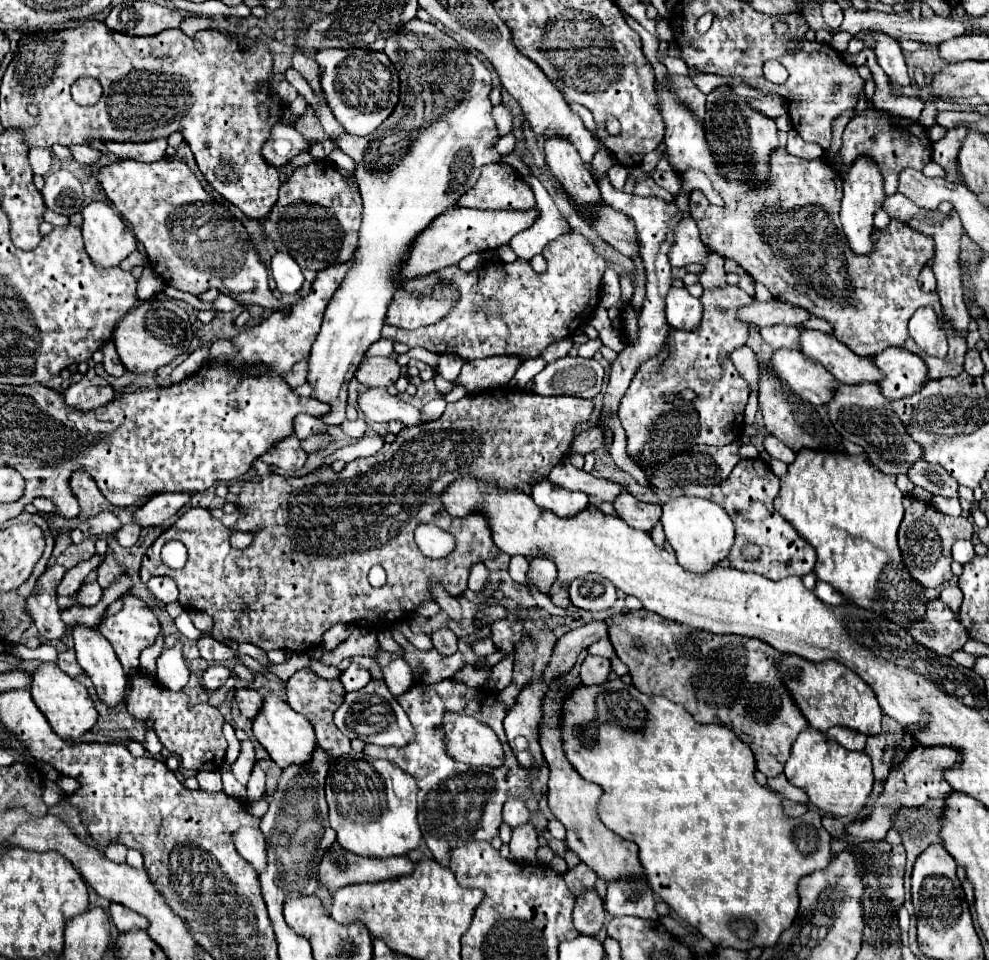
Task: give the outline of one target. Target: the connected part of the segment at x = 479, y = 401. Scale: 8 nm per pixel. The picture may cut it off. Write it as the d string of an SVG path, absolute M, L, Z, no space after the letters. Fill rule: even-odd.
M497 388L497 390L489 390L489 392L479 392L479 394L469 394L465 396L463 400L455 402L455 404L447 404L447 410L445 414L435 420L435 422L429 422L429 424L421 424L421 426L409 426L405 430L401 430L401 434L397 434L395 442L393 444L385 444L375 456L369 456L369 458L355 458L353 462L347 462L345 468L335 474L331 468L321 468L321 470L315 470L303 478L285 478L281 474L275 474L275 472L269 472L267 476L261 476L259 480L253 480L253 482L245 482L241 492L239 492L239 500L237 500L237 510L241 512L235 528L225 528L219 519L211 518L209 510L205 508L189 508L169 530L165 530L147 550L145 558L143 558L143 564L141 564L141 580L143 582L149 582L149 578L153 576L169 576L175 580L175 584L179 586L179 602L183 608L195 608L199 612L207 612L211 618L213 618L213 630L211 630L211 636L223 644L227 642L251 642L263 650L293 650L293 652L303 652L303 650L309 650L309 648L315 648L321 644L323 640L323 634L335 626L335 624L353 624L353 626L367 626L371 630L387 630L391 626L395 626L395 622L399 622L399 618L405 618L407 614L415 612L419 608L421 602L429 602L431 600L431 592L429 592L429 578L437 578L441 580L441 584L445 586L445 590L451 594L451 596L461 596L465 590L467 590L467 578L469 578L469 570L473 564L477 562L485 562L485 560L493 560L497 558L497 552L499 548L493 544L491 540L491 530L489 530L489 524L487 520L481 516L481 514L469 514L465 518L451 518L443 504L441 504L441 494L443 490L455 482L457 478L465 476L465 474L471 474L475 478L493 478L499 486L503 488L519 488L523 490L525 494L531 494L531 478L535 474L535 478L545 478L549 476L551 468L555 464L561 462L561 458L567 454L569 446L571 446L571 440L573 440L573 430L577 424L581 422L587 422L590 419L591 413L593 412L593 402L591 400L585 400L585 398L577 398L577 396L539 396L539 394L531 394L527 390L515 390L515 388ZM419 524L435 524L447 532L451 532L457 540L457 548L447 556L447 560L431 560L427 556L423 556L423 552L417 548L415 540L413 540L413 532ZM233 532L251 532L255 536L253 544L247 548L247 550L235 550L231 544L229 544L229 538ZM167 540L179 540L185 544L187 548L187 564L185 568L181 570L173 570L169 568L167 564L163 564L161 560L161 548ZM373 564L381 564L387 572L387 586L383 588L373 588L369 582L367 582L367 574L369 574L369 568ZM243 606L249 606L249 614L243 616L241 608Z

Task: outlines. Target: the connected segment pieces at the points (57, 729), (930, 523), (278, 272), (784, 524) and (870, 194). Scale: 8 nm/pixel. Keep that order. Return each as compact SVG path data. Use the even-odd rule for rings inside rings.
M47 662L39 664L39 668L31 676L31 698L51 724L53 732L59 734L59 738L63 740L75 740L83 736L97 722L97 710L85 686L79 684L75 678L67 676L65 672L61 672L57 664L47 664Z
M905 496L903 500L905 518L899 528L899 548L903 556L903 564L909 570L909 574L919 582L923 588L939 588L945 582L953 578L951 572L951 546L957 538L971 538L973 526L963 516L947 516L939 510L935 510L929 502L921 502L913 496Z
M275 252L271 258L271 270L273 270L273 278L277 282L277 290L281 294L295 294L301 288L301 284L303 284L301 268L297 266L297 262L293 258L289 258L289 254Z
M741 459L735 466L733 474L717 486L711 486L709 500L721 504L721 508L729 514L735 524L735 546L729 554L729 562L733 568L743 572L755 572L769 580L783 580L787 576L805 576L813 572L815 566L815 550L805 542L797 530L775 512L773 500L779 494L779 478L771 472L771 468L761 459ZM743 544L755 544L761 548L759 558L747 560L743 558Z
M857 158L853 166L843 176L843 202L841 202L841 222L845 236L851 244L851 250L855 254L869 254L873 248L873 214L879 210L885 202L885 192L883 192L883 182L881 182L881 170L877 170L875 162L869 162L869 158Z

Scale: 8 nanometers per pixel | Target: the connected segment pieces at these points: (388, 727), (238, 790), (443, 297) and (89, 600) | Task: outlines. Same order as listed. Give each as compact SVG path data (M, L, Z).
M371 680L365 688L345 694L343 704L335 712L335 726L349 740L359 738L377 746L407 746L413 742L413 726L383 680Z
M223 764L223 768L219 770L221 776L223 776L223 792L227 796L233 796L233 798L245 798L245 786L241 786L233 772L231 772L231 766L229 764Z
M441 280L431 294L415 294L397 290L393 302L389 304L385 324L415 330L421 326L429 326L441 320L455 306L459 292L445 280Z
M89 582L89 584L83 584L75 596L77 596L77 602L79 606L93 606L101 600L101 594L103 594L103 588L97 584L97 582Z

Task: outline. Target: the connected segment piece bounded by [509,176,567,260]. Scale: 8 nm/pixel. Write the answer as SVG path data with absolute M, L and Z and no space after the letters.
M527 176L525 182L533 188L537 208L540 209L540 216L531 228L513 236L509 240L509 246L517 254L517 258L531 260L535 254L539 254L543 250L543 246L547 242L559 238L565 232L567 224L565 224L561 212L557 210L555 202L553 202L545 186L535 176Z

